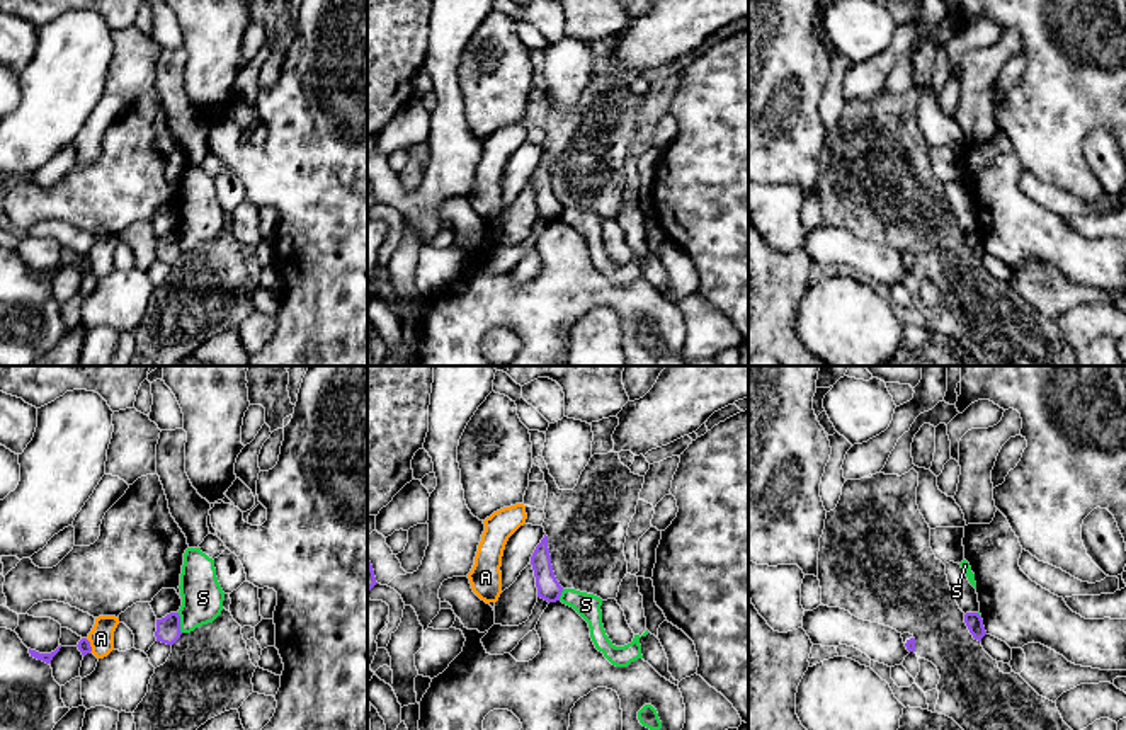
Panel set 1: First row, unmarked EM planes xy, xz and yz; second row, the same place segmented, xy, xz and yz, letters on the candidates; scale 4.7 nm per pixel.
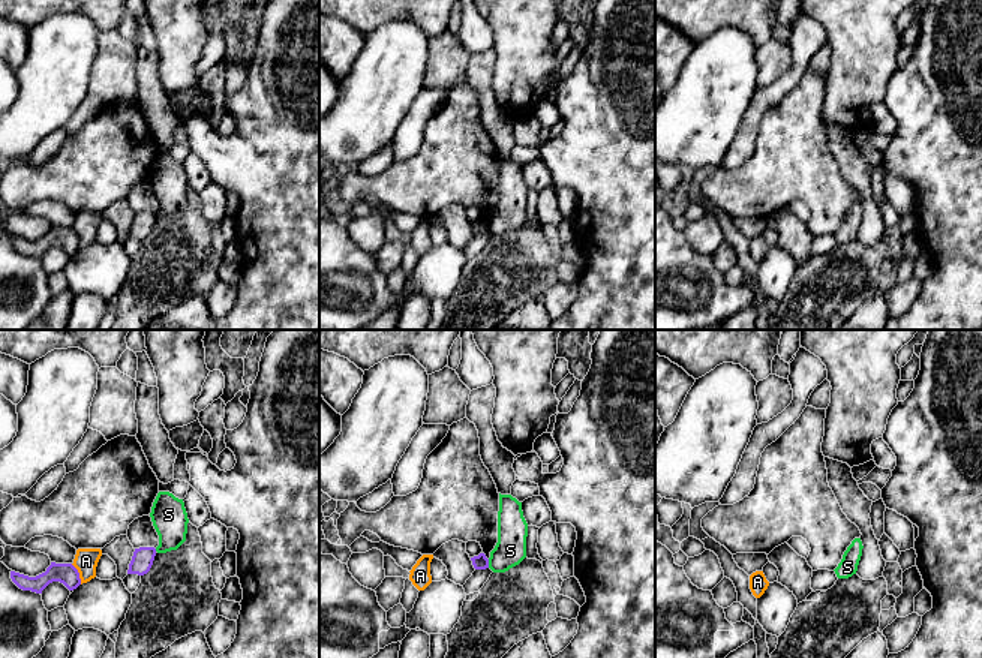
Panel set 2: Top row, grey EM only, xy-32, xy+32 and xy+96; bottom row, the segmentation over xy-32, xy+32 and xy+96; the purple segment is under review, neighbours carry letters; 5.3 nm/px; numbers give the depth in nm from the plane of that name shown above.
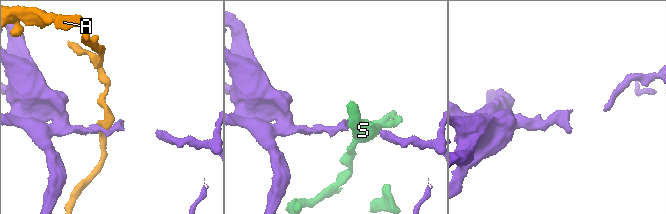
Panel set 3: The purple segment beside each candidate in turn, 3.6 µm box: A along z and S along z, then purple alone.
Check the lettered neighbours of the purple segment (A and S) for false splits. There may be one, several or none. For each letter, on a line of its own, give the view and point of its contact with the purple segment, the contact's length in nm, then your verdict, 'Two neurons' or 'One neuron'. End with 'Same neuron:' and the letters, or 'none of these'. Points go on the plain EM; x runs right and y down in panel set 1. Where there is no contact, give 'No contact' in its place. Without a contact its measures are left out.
A: Touches purple at xy (89, 264). Shared border 70 nm. Two neurons
S: Touches purple at xy (179, 242). Shared border 100 nm. Two neurons
Same neuron: none of these

